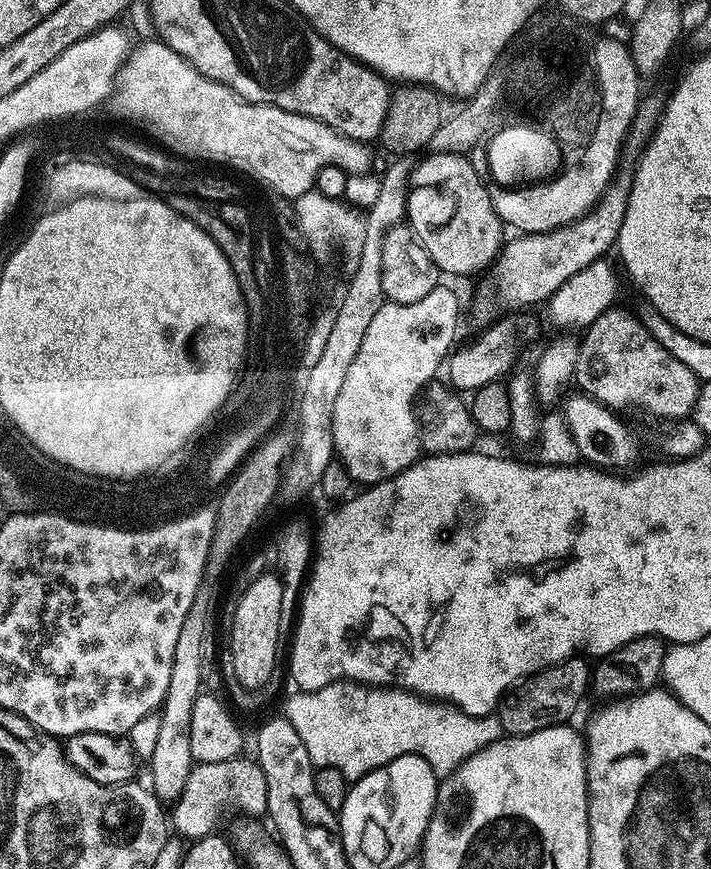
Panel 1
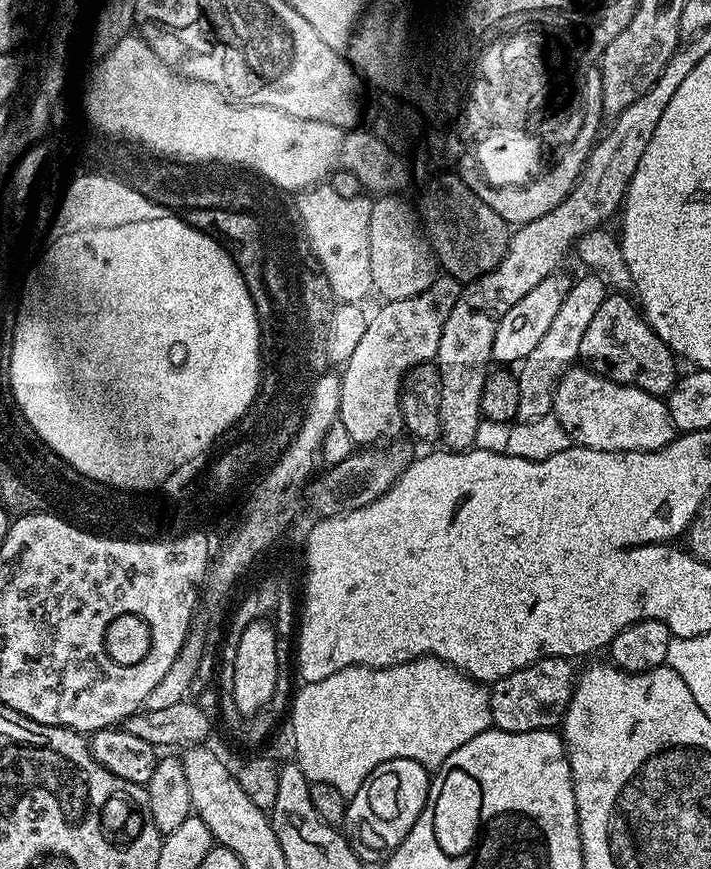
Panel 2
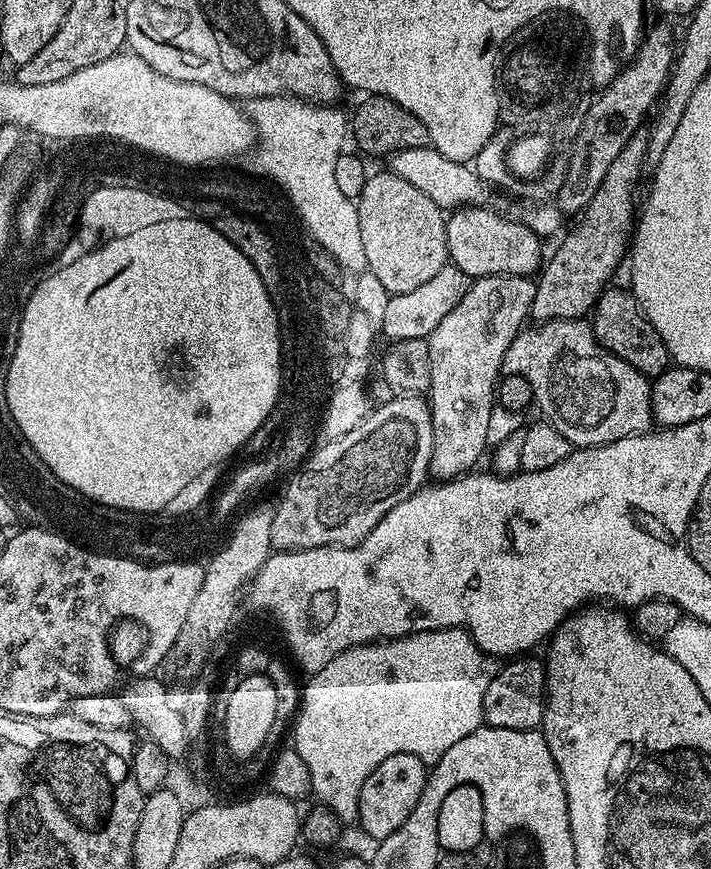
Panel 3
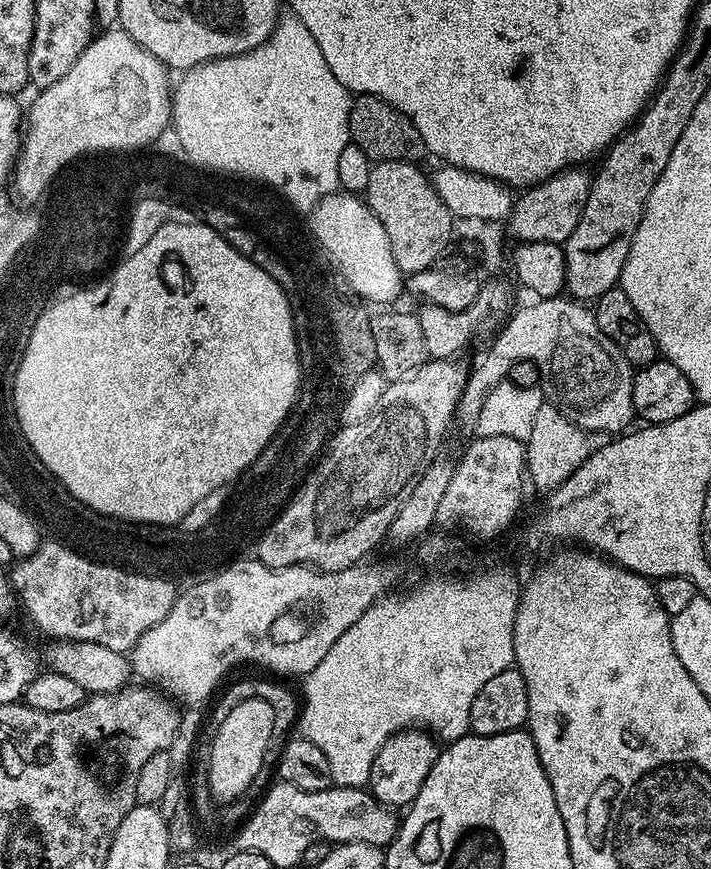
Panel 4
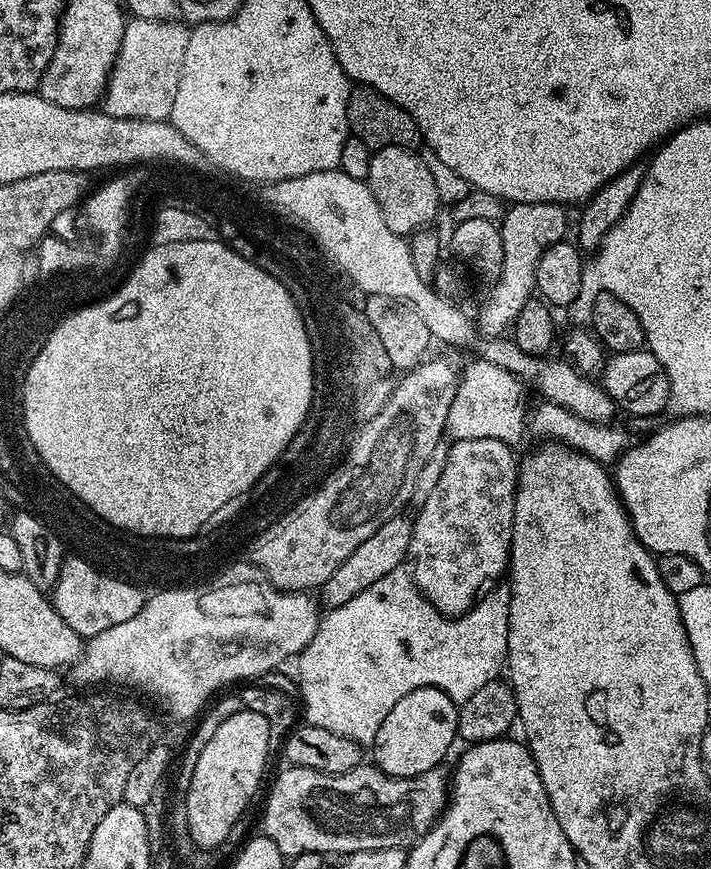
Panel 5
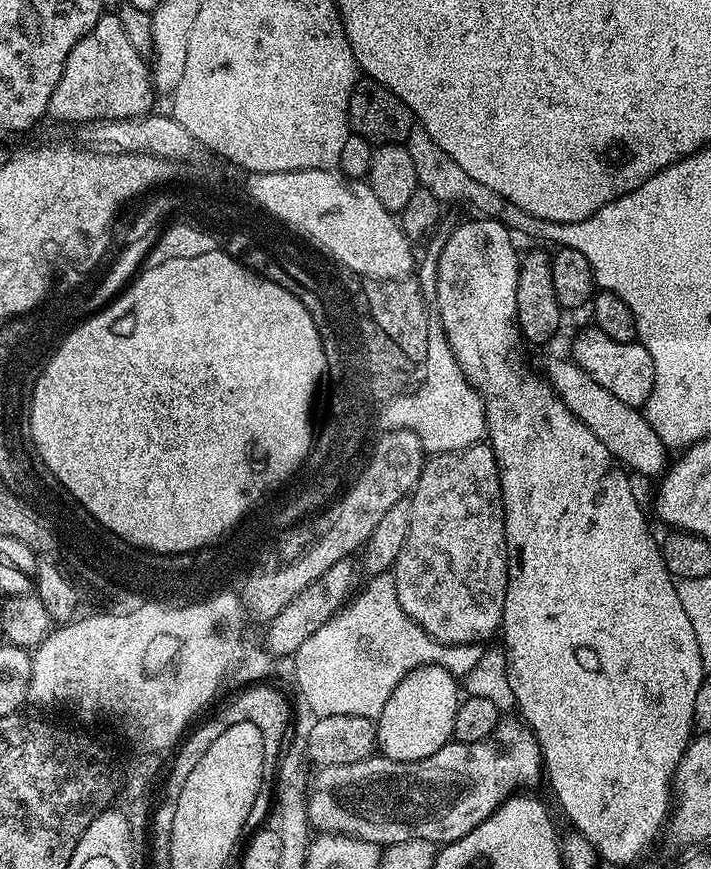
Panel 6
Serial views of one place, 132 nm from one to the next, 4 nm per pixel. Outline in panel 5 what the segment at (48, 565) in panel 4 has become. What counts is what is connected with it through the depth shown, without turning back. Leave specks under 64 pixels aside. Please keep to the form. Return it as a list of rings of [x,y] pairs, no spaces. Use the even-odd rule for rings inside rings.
[[[69,555],[58,574],[58,582],[50,590],[52,604],[62,614],[65,622],[75,628],[82,638],[91,638],[118,626],[118,622],[127,622],[142,610],[146,599],[145,593],[133,585],[116,583],[98,575],[95,563],[83,560],[80,556]]]

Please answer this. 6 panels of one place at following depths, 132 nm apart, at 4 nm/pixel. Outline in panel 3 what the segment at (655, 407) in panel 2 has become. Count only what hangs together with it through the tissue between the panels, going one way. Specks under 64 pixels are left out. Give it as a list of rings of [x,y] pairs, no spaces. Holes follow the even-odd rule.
[[[546,320],[539,326],[525,327],[521,330],[512,342],[509,349],[506,350],[505,358],[501,363],[501,373],[505,376],[521,376],[530,382],[532,394],[534,397],[535,407],[541,408],[545,412],[549,421],[555,422],[555,428],[568,439],[572,446],[582,448],[593,448],[595,444],[605,444],[606,442],[618,442],[618,438],[626,438],[627,436],[639,436],[641,432],[653,431],[654,421],[652,419],[652,386],[651,383],[638,370],[634,370],[634,366],[630,366],[626,362],[622,362],[622,358],[618,358],[614,354],[605,352],[600,347],[600,343],[596,340],[596,335],[592,332],[591,323],[579,320]]]

